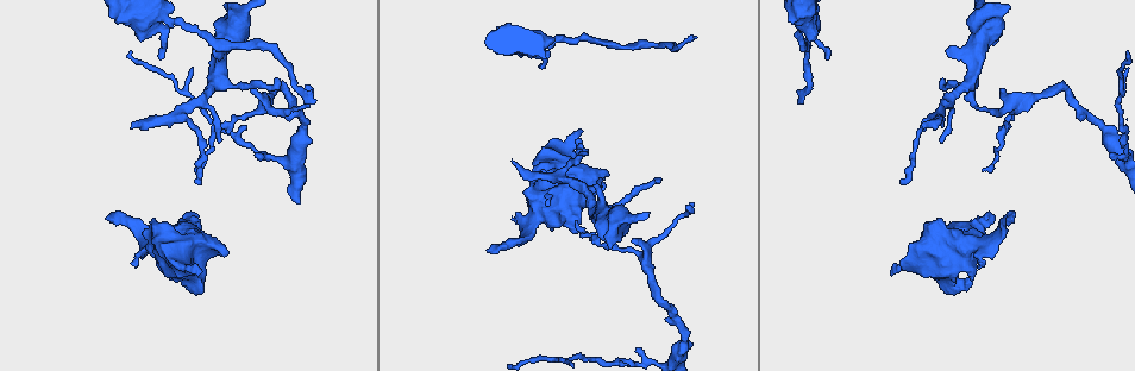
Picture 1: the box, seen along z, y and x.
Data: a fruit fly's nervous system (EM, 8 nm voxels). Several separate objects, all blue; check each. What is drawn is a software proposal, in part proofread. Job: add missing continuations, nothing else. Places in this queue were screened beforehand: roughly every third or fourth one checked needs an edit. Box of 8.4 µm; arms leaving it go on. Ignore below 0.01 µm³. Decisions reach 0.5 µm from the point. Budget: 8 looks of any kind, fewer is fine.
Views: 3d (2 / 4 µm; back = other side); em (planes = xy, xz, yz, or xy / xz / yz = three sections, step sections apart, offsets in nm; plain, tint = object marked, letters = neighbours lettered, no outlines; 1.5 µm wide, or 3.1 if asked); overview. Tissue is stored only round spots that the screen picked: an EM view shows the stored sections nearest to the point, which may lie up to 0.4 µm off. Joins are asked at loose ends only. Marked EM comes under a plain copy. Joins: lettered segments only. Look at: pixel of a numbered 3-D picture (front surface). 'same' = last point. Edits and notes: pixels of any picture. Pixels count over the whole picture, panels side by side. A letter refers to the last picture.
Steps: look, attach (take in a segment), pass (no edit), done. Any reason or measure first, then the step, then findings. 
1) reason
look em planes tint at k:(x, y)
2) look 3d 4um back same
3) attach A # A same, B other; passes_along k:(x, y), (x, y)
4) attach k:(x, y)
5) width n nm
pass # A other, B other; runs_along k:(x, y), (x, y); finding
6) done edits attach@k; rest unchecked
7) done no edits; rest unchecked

look 3d 2um at 1:(514, 161)

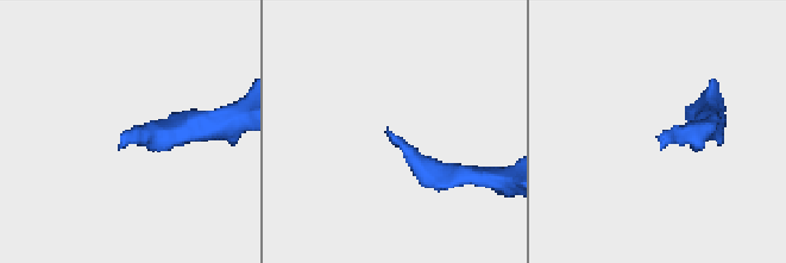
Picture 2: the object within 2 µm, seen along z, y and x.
look em yz step 4 letters at 2:(119, 148)

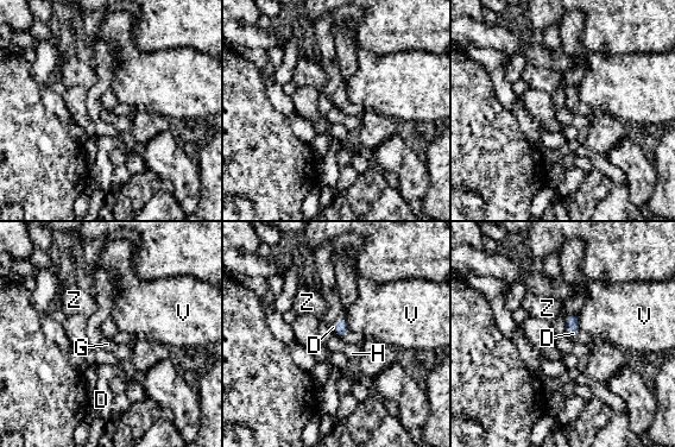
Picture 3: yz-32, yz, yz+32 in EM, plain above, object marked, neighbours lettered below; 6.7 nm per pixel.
attach D # D same, G other, H other, V other, Z other; passes_along 3:(341, 326), (335, 325), (333, 327); it goes on there

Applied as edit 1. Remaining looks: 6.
look overview

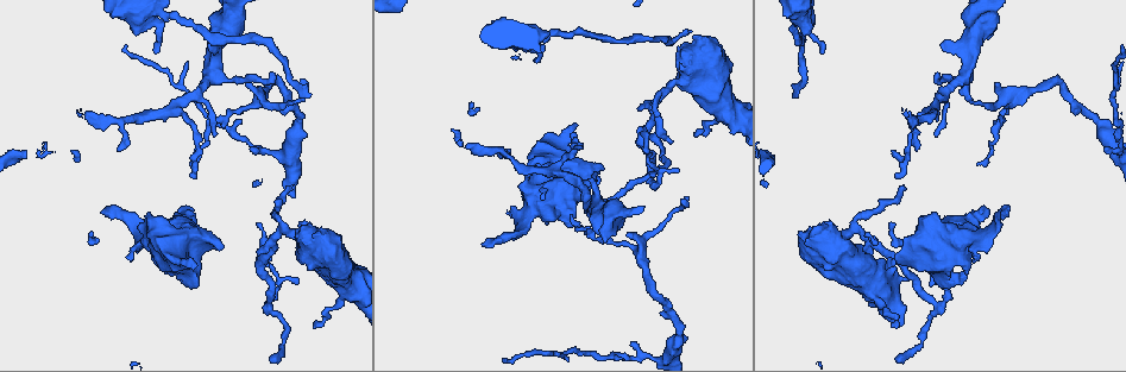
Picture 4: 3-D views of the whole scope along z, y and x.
end of a long branch
look em planes letters at 4:(690, 30)

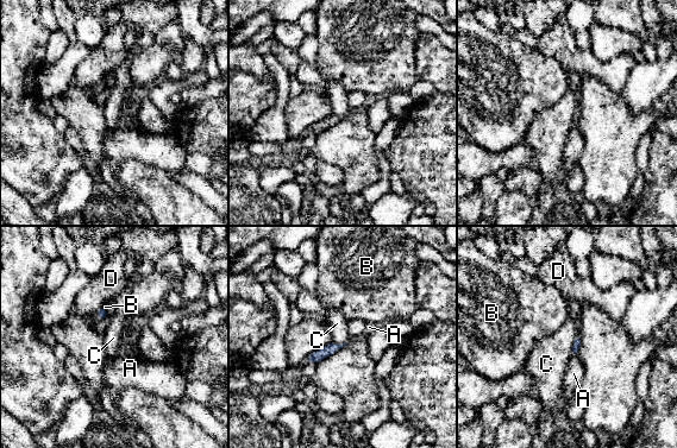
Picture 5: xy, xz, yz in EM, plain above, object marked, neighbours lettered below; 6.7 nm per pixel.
pass # A other, B other, C other, D other; none of them fits

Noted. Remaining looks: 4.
an open end
look 3d 2um back at 4:(572, 214)

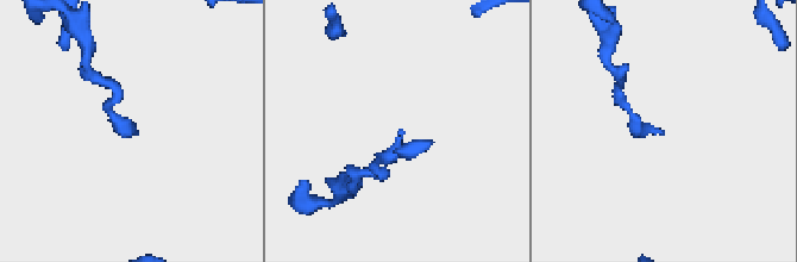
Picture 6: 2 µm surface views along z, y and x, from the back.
look em planes tint at 6:(135, 132)

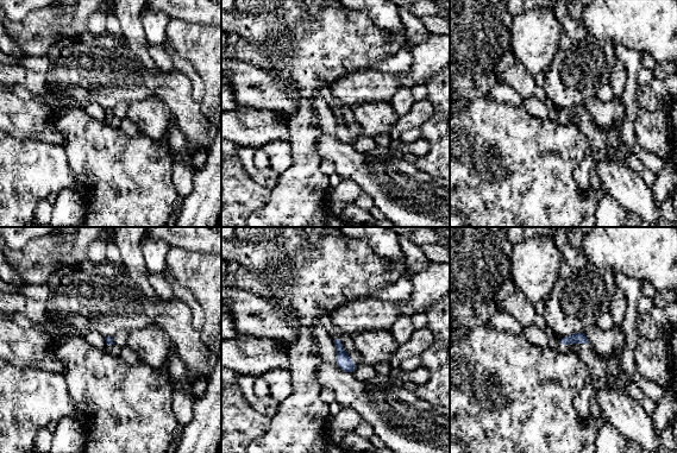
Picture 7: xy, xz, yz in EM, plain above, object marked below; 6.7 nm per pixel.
see the neighbours
look em planes letters same

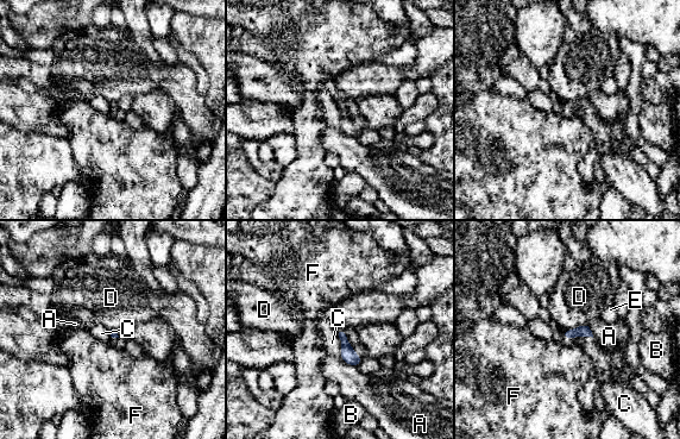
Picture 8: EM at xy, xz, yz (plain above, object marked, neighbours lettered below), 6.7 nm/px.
pass # A other, B other, C other, D other, E other, F other; border 8:(335, 332), (341, 344), (341, 357); none of them fits

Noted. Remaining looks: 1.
done edits attach@3; rest unchecked

